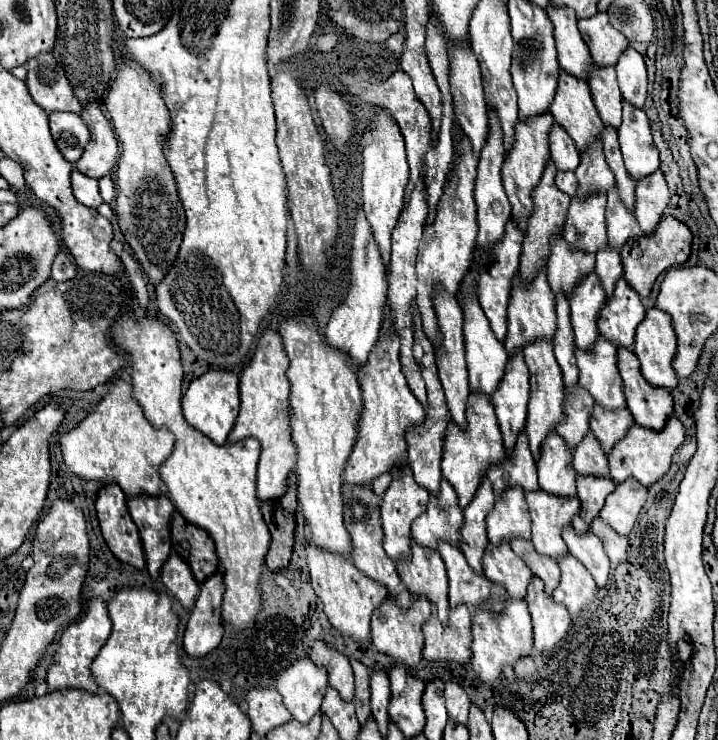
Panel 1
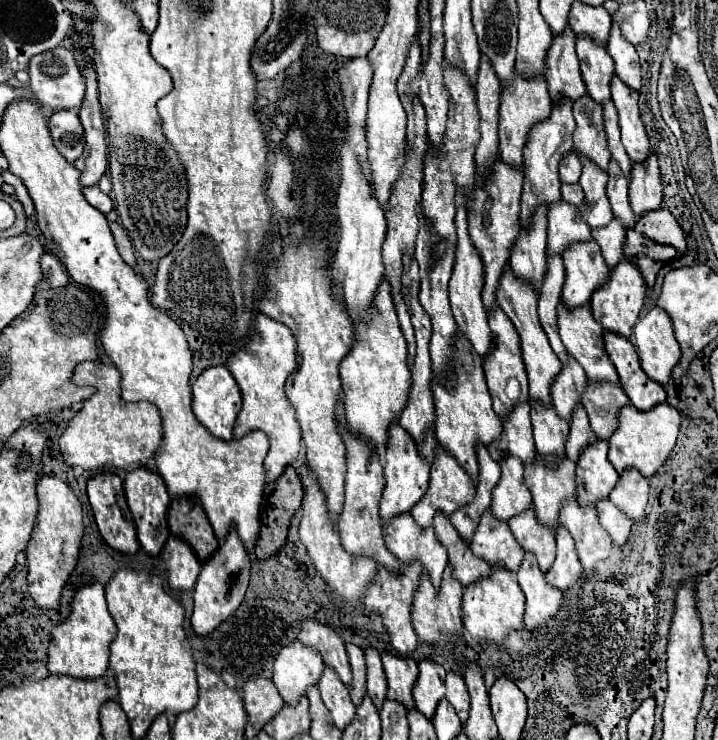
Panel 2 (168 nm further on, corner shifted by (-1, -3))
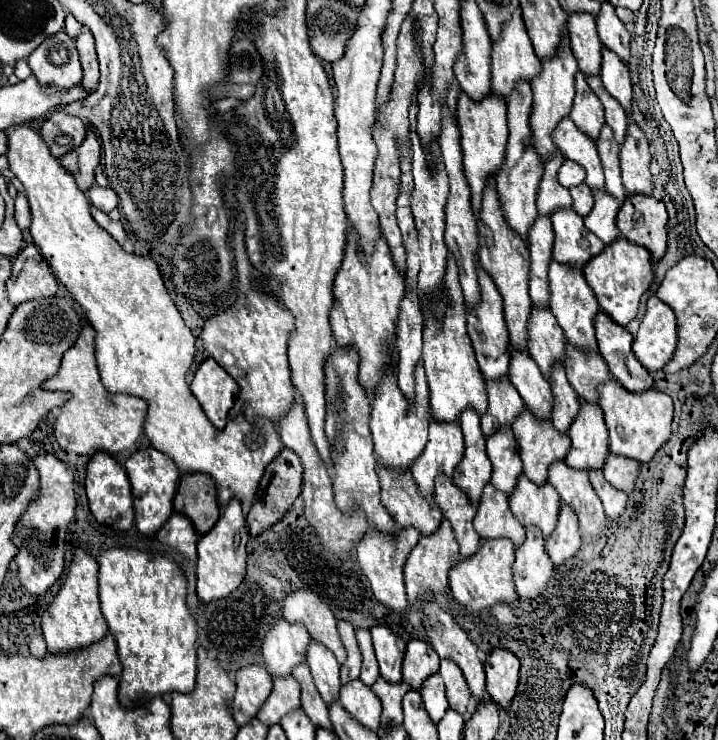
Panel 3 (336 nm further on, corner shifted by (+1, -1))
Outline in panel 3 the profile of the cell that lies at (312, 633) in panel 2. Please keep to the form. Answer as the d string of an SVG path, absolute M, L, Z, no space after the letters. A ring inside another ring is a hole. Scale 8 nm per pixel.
M297 590L283 600L283 618L289 622L301 622L309 630L311 638L327 646L339 664L347 660L347 652L337 634L337 620L327 604L311 590Z

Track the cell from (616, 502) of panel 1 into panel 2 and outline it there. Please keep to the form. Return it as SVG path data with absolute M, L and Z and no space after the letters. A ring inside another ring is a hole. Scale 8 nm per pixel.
M627 468L623 474L619 474L619 482L611 490L609 498L619 506L629 518L639 520L643 516L643 510L647 506L647 492L649 482L645 476L639 474L635 468Z

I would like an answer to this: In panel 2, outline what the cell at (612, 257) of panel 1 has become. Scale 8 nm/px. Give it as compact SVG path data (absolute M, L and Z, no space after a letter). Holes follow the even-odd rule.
M613 218L607 226L599 230L591 230L591 236L601 246L603 258L609 268L617 266L623 258L623 242L625 242L625 228L619 218Z

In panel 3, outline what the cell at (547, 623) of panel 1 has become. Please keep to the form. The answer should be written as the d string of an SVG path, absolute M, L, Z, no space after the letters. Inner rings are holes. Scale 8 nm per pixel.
M537 528L527 530L527 540L517 550L513 578L521 600L535 600L553 576L553 564L543 548L545 540Z

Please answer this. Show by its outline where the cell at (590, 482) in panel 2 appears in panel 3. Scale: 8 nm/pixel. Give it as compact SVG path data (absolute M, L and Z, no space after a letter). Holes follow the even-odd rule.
M581 402L581 412L577 414L575 422L569 428L569 436L571 436L571 452L565 458L565 464L575 468L575 470L603 470L605 464L605 456L609 454L609 442L607 442L607 426L603 420L603 412L599 406L591 406L587 402Z

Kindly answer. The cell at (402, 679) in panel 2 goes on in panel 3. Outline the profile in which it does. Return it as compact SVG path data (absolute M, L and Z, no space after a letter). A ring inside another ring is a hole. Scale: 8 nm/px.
M375 626L371 630L371 636L373 636L373 646L381 676L391 684L401 682L401 668L403 668L403 656L407 644L385 626Z

